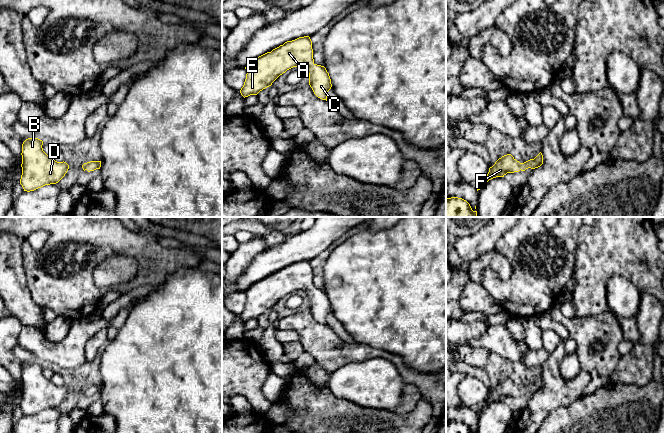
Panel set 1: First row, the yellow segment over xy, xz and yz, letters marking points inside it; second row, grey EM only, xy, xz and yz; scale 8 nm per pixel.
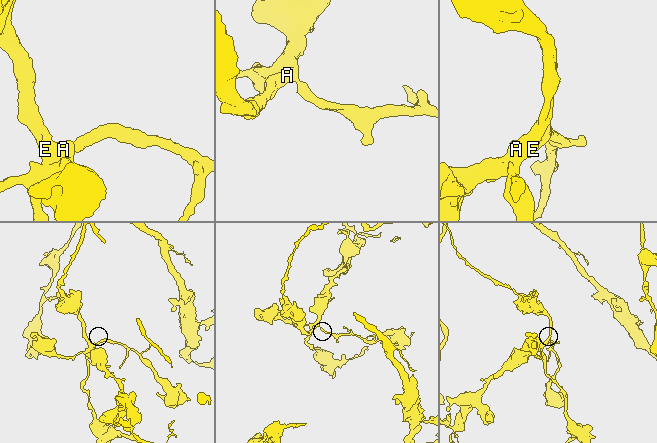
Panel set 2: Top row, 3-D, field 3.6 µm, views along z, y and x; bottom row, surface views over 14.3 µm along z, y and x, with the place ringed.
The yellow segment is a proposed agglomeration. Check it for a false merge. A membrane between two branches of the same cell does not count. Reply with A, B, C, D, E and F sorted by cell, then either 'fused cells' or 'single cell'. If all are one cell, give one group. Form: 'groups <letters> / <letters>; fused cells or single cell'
groups A B C D E F; single cell

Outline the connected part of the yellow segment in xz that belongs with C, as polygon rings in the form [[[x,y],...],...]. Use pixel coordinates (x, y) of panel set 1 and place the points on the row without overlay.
[[[309,260],[287,265],[283,269],[267,276],[246,291],[246,303],[240,314],[245,322],[257,319],[287,294],[304,290],[308,293],[309,309],[314,318],[327,325],[327,317],[331,313],[331,303],[326,292],[314,287],[312,265]]]

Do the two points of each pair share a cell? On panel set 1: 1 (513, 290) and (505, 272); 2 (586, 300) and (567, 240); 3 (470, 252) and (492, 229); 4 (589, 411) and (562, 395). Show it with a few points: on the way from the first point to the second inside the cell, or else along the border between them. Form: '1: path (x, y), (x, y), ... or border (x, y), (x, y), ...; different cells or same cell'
1: border (503, 255), (512, 270), (512, 274), (505, 281); different cells
2: border (578, 241), (573, 273); different cells
3: path (475, 246), (486, 235); same cell
4: border (583, 395), (567, 405), (556, 407), (552, 411); different cells

